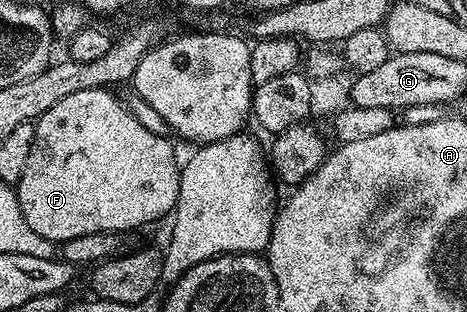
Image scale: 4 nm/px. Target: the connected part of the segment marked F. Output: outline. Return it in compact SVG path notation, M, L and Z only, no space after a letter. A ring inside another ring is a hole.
M97 87L96 89L80 89L80 93L71 93L64 101L56 101L48 113L44 113L34 123L34 144L28 157L28 165L24 165L24 177L16 184L20 209L24 213L24 221L40 233L40 237L52 240L56 245L68 241L72 237L84 237L88 233L123 233L133 227L142 227L145 223L154 223L161 215L169 216L174 211L178 199L178 178L180 159L174 156L171 140L164 136L156 136L151 130L144 129L136 117L126 108L121 98L114 96L113 90Z

